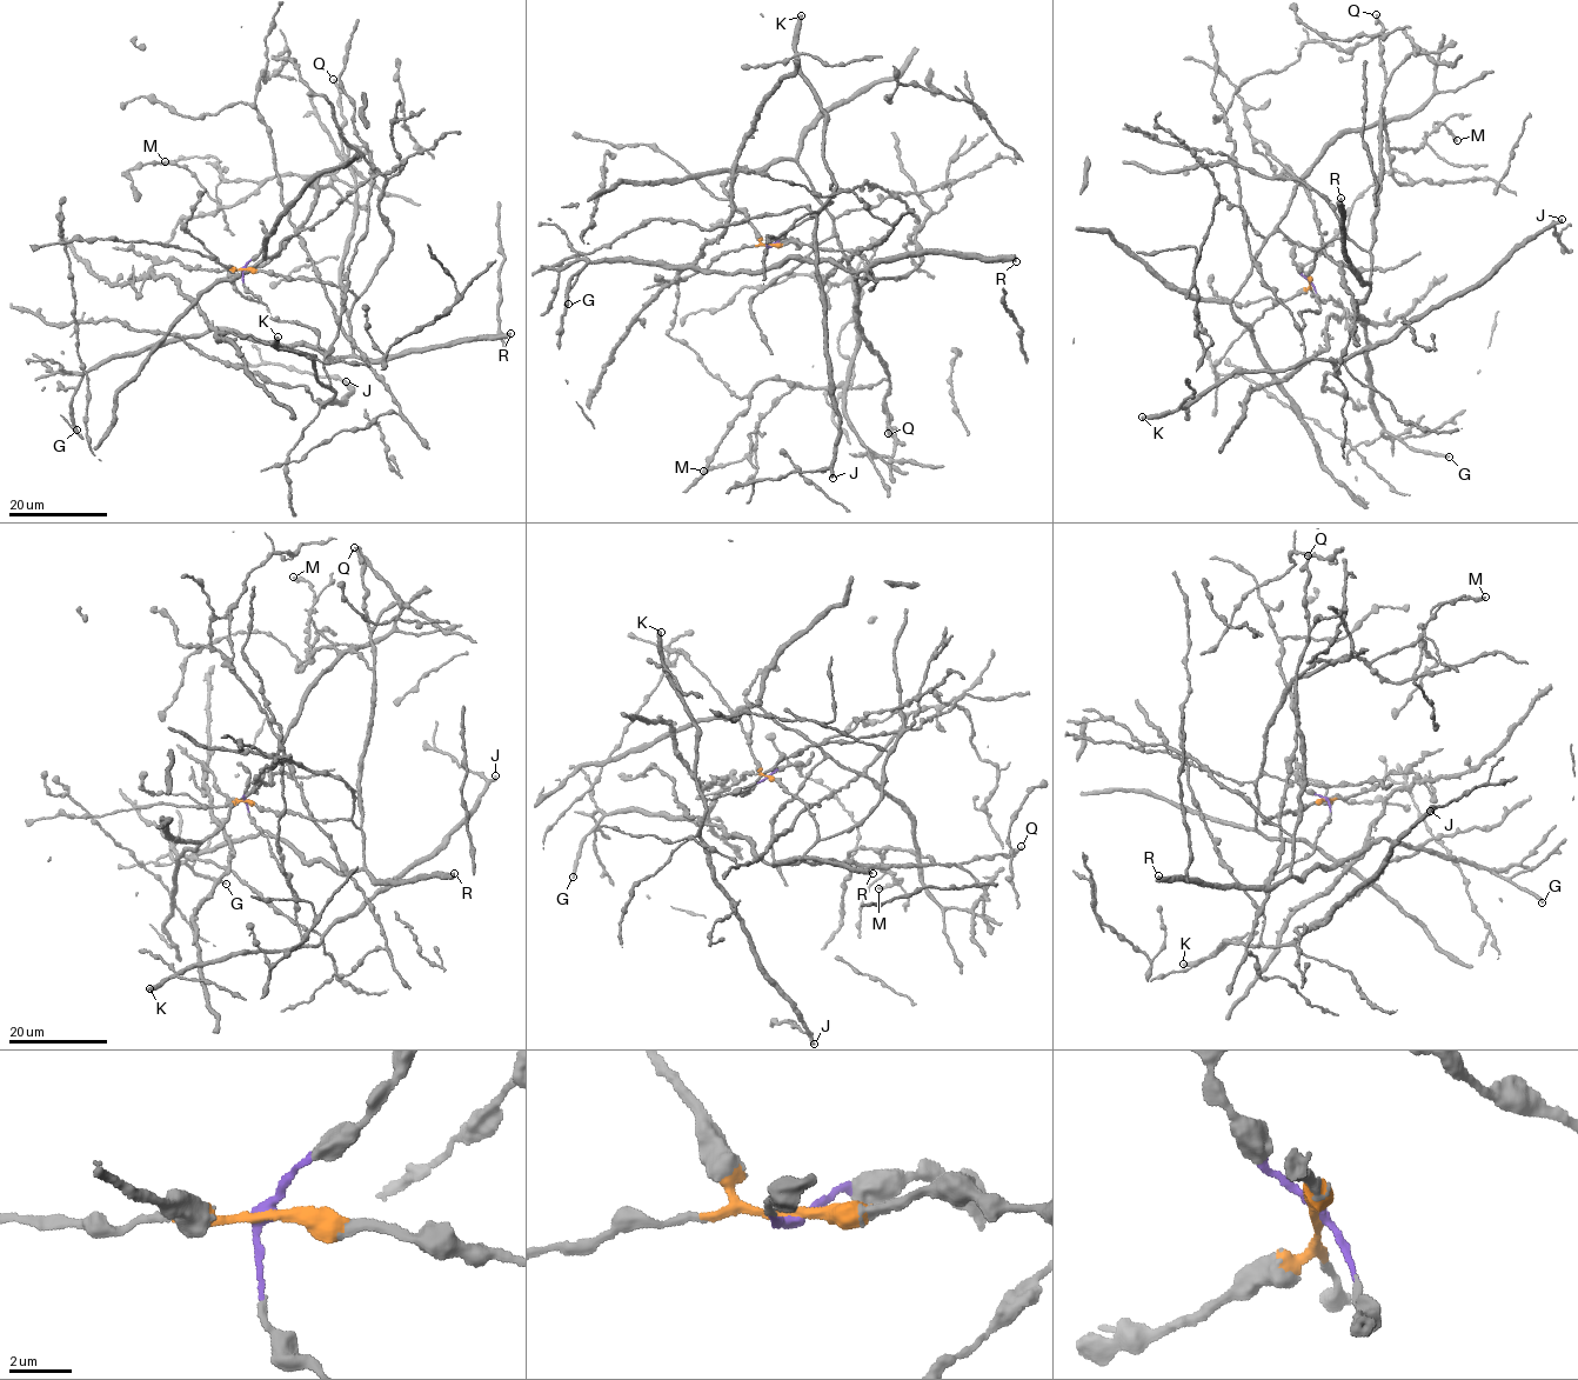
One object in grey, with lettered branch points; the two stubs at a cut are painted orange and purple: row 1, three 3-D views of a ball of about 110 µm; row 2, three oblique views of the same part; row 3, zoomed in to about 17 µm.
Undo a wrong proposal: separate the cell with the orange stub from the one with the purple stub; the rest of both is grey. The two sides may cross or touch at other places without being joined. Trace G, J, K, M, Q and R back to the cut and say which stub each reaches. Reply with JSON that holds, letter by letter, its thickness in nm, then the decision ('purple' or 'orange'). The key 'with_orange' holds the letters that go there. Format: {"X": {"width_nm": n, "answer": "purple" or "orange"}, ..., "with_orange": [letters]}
{"G": {"width_nm": 280, "answer": "orange"}, "J": {"width_nm": 380, "answer": "purple"}, "K": {"width_nm": 480, "answer": "purple"}, "M": {"width_nm": 280, "answer": "orange"}, "Q": {"width_nm": 280, "answer": "orange"}, "R": {"width_nm": 420, "answer": "orange"}, "with_orange": ["G", "M", "Q", "R"]}

